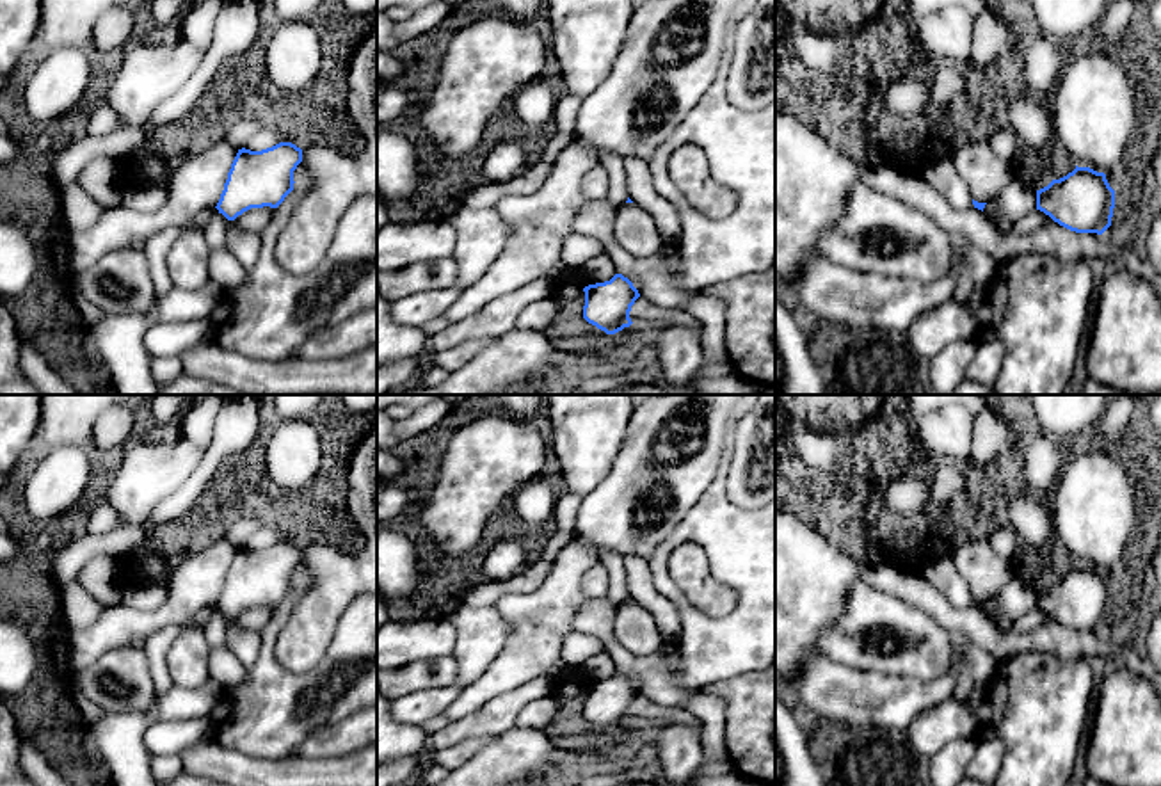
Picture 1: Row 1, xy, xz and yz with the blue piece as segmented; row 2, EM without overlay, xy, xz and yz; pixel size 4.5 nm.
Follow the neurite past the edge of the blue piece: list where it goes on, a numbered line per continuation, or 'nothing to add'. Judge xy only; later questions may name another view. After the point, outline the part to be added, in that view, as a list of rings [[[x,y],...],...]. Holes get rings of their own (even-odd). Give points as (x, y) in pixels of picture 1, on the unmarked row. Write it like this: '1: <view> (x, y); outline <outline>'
nothing to add

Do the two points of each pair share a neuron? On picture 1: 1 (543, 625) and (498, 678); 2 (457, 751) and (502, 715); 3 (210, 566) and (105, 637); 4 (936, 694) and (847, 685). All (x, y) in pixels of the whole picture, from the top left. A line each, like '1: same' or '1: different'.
1: same
2: different
3: same
4: same

